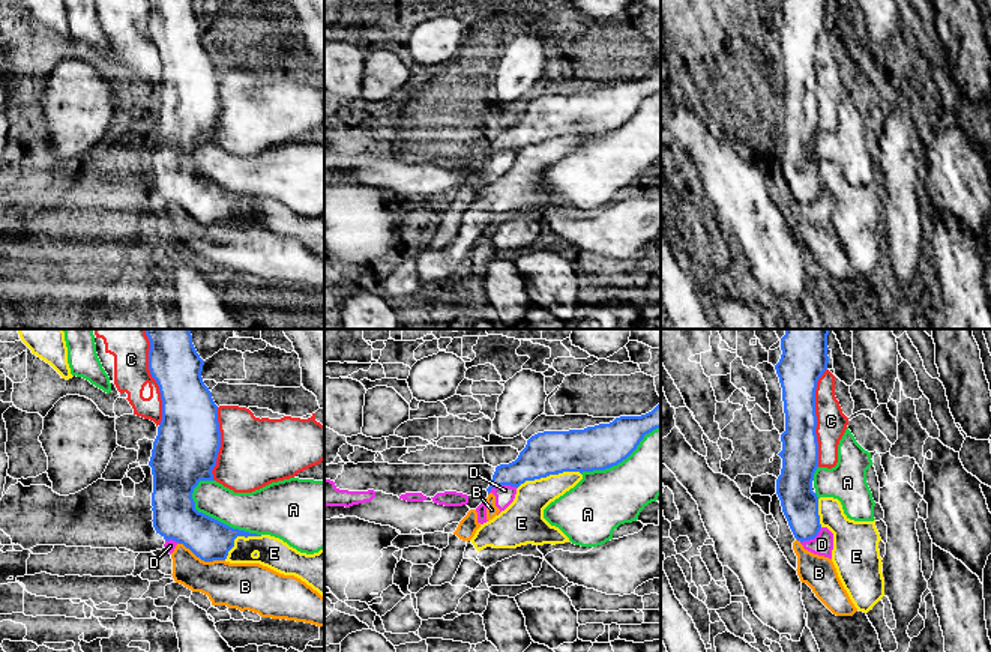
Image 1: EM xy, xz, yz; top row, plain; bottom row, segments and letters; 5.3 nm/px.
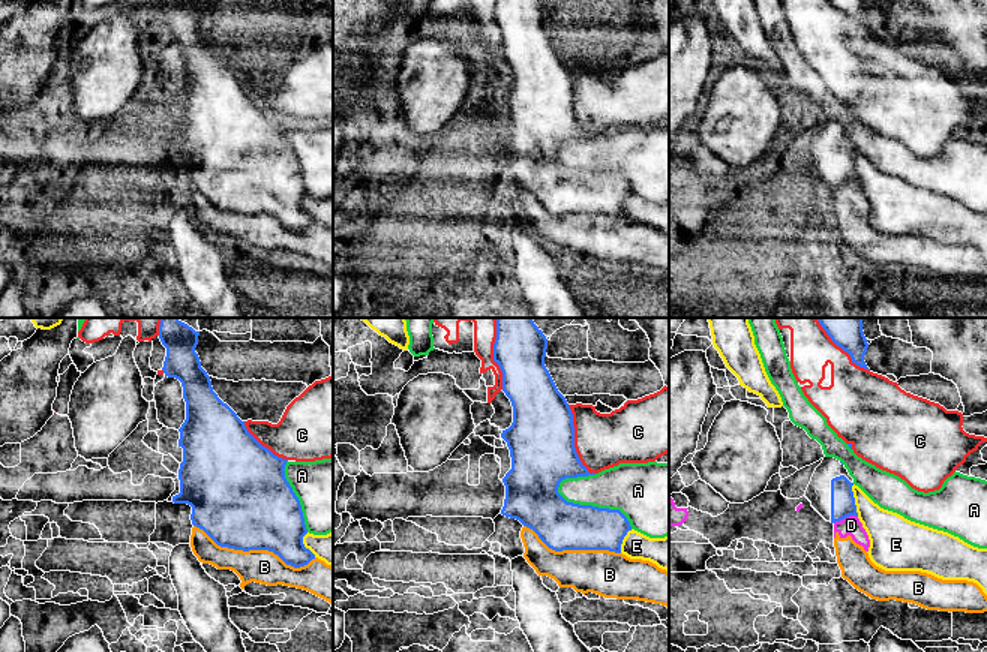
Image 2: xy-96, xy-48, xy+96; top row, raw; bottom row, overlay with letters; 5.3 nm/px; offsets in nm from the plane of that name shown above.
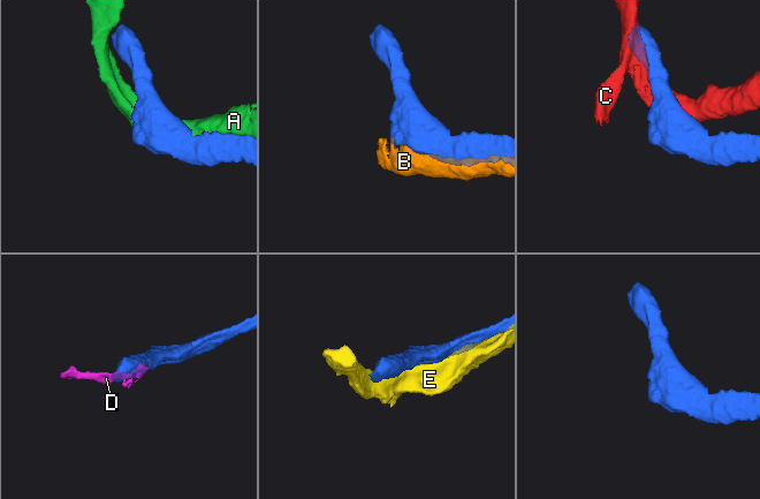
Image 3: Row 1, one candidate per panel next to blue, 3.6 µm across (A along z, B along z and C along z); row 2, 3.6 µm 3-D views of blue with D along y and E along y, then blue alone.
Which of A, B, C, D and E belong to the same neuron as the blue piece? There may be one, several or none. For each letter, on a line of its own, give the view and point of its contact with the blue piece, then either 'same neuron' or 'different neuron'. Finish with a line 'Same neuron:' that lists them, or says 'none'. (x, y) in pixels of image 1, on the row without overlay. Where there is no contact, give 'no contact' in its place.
A: xy (213, 182) | different neuron
B: xy (201, 223) | different neuron
C: yz (816, 81) | different neuron
D: xz (502, 147) | different neuron
E: xz (548, 138) | different neuron
Same neuron: none

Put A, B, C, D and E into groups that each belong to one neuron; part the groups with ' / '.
A / B D / C / E

